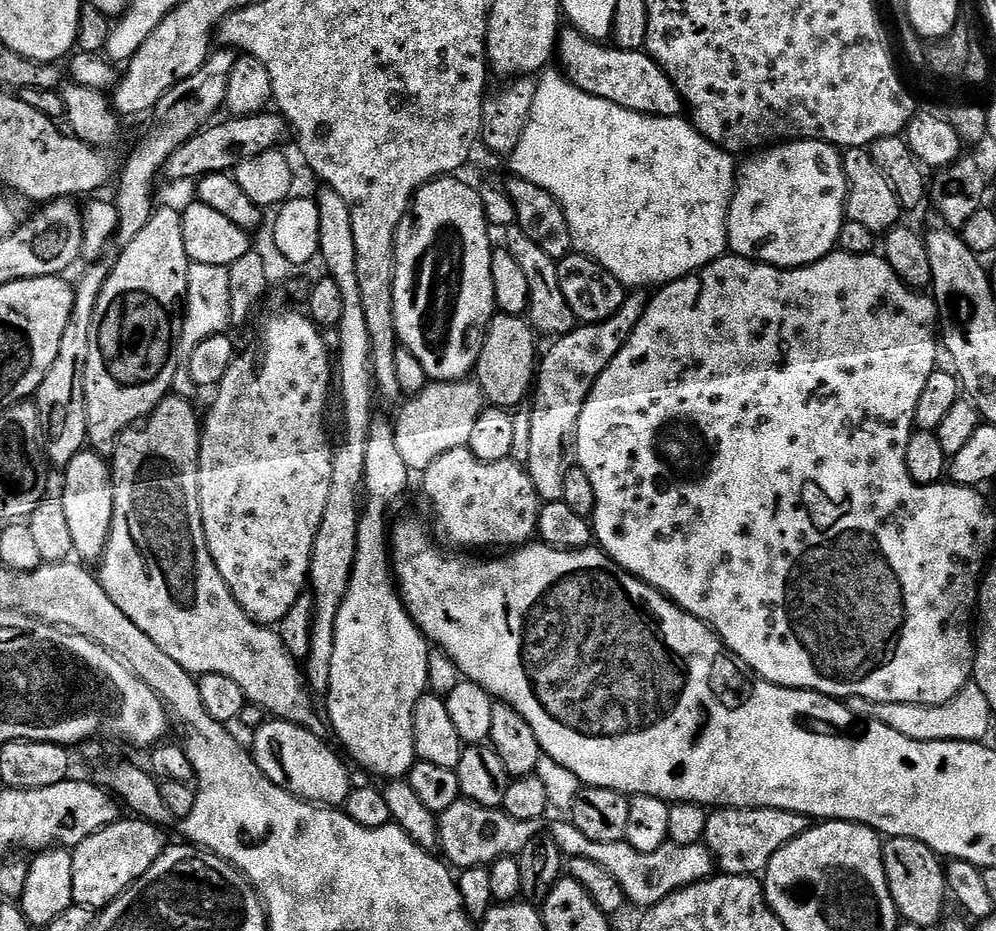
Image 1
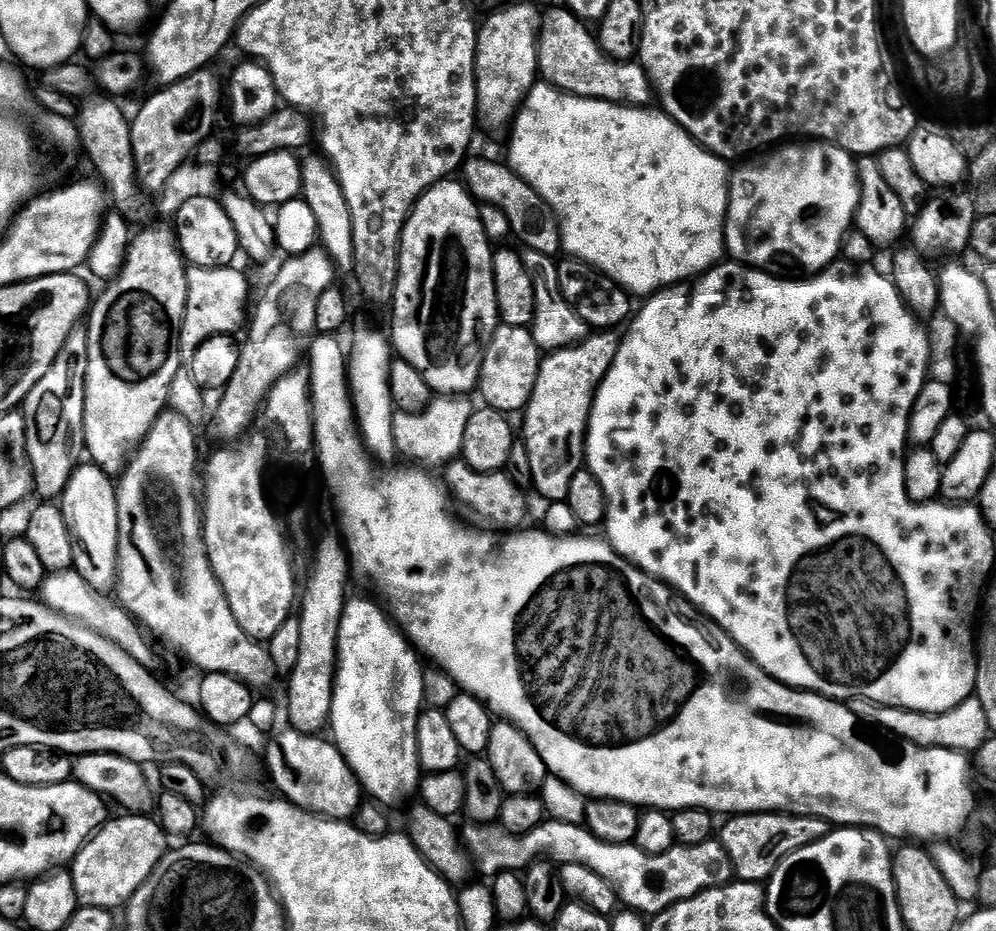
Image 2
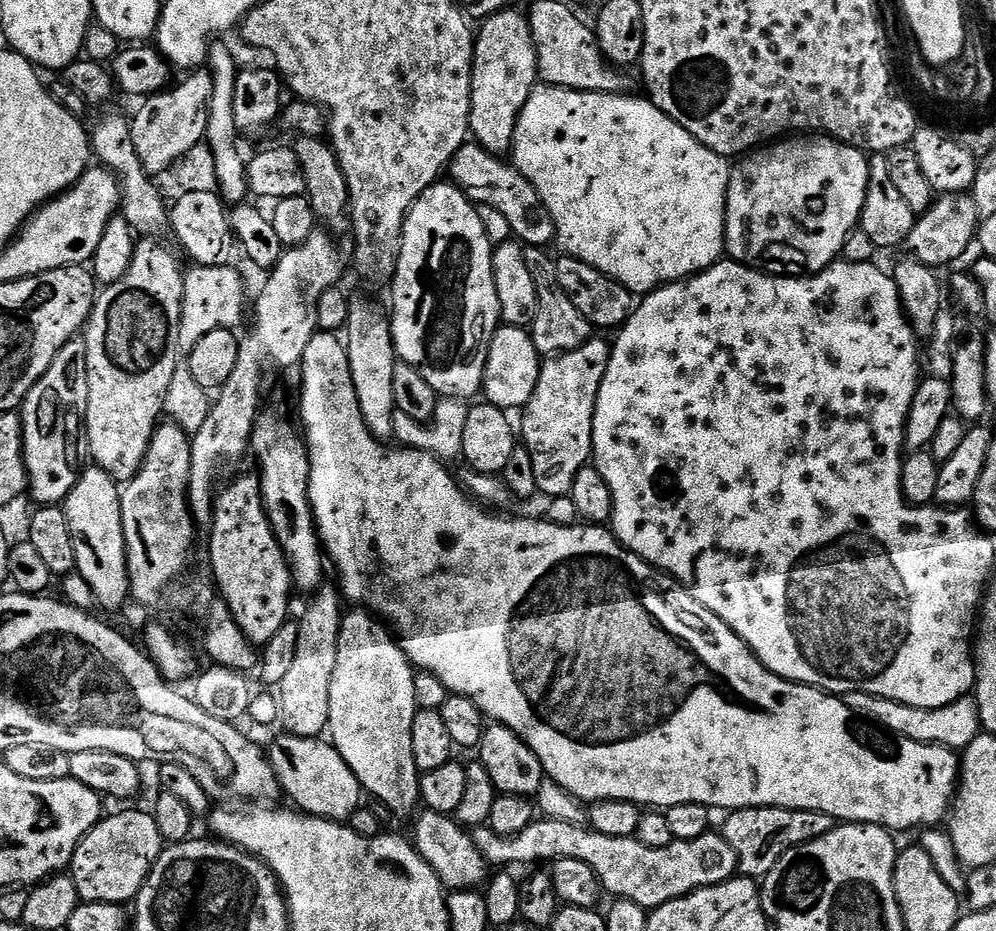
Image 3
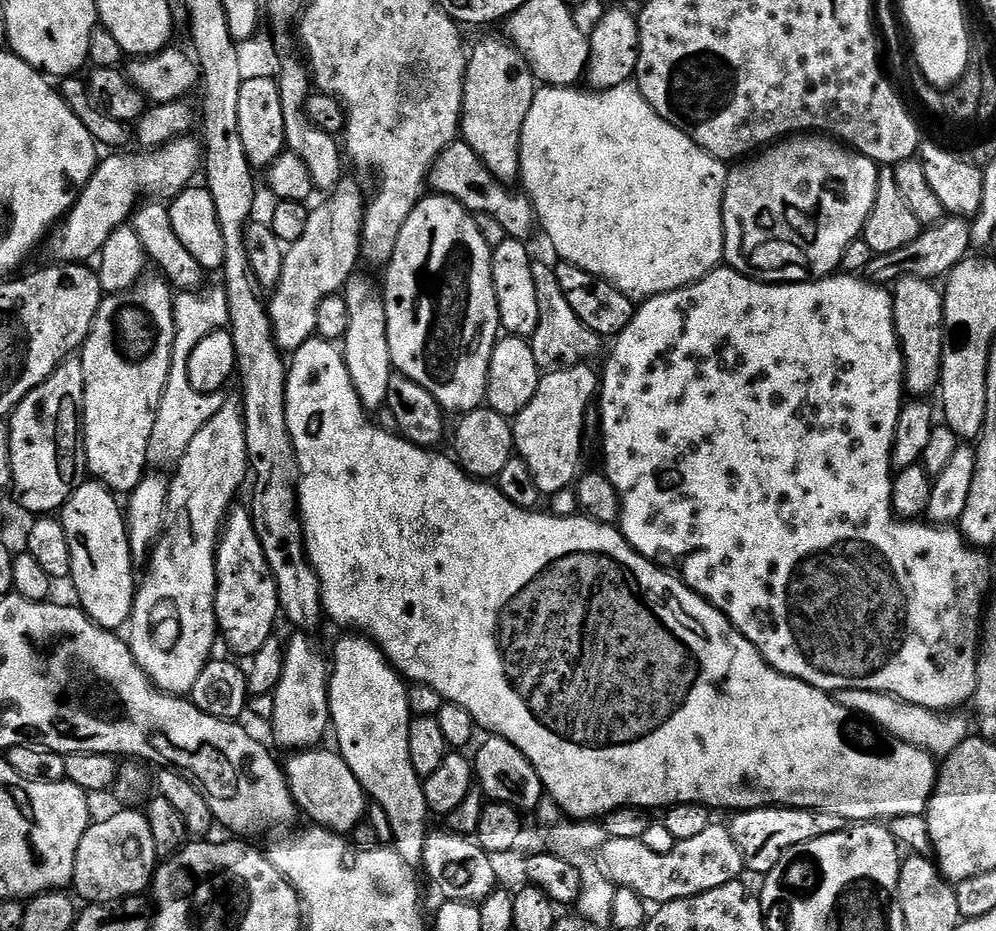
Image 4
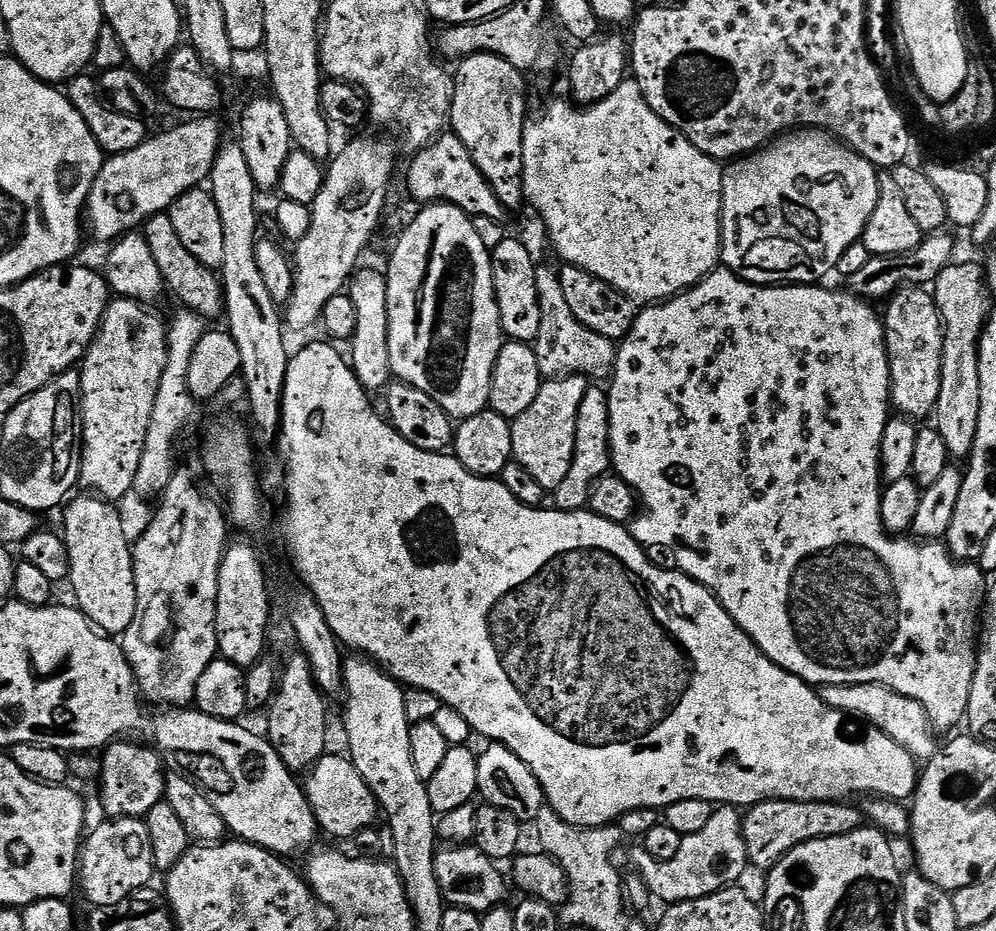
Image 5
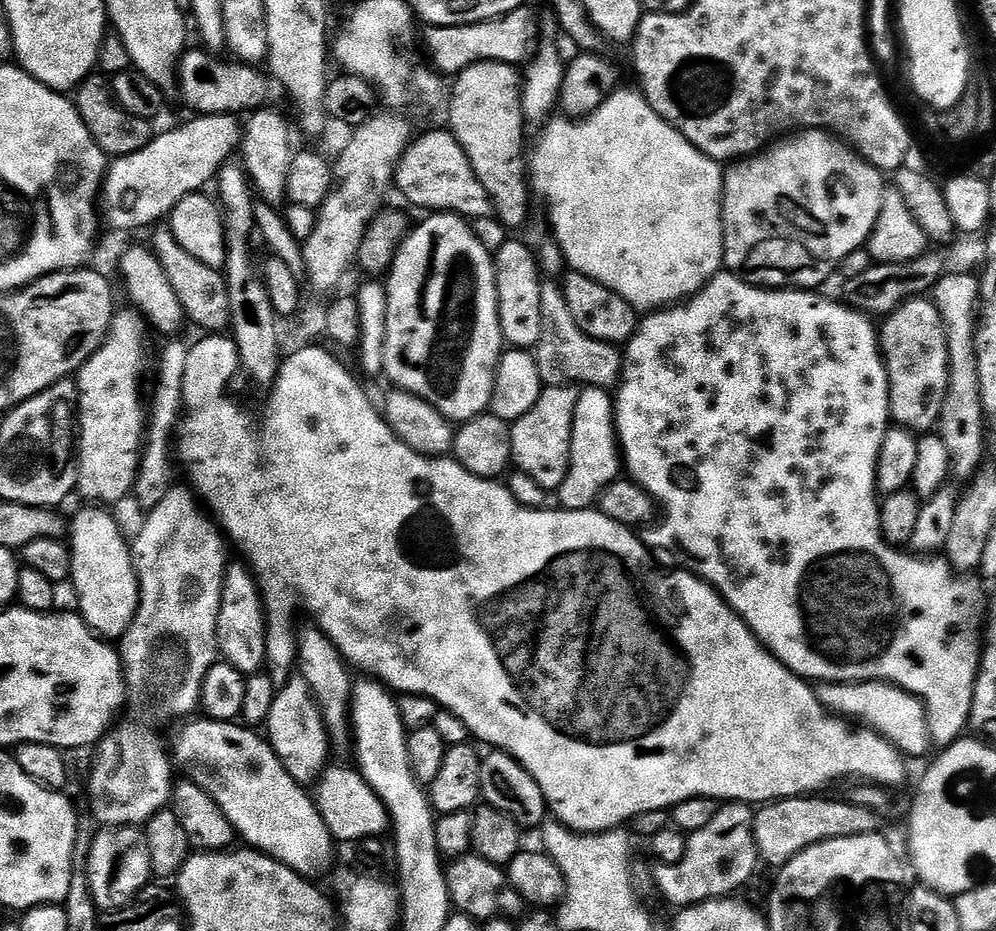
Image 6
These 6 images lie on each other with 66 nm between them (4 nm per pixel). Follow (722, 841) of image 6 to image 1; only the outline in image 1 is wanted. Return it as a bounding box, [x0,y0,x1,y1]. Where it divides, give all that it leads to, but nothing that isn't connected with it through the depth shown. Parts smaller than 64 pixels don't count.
[439,799,714,910]

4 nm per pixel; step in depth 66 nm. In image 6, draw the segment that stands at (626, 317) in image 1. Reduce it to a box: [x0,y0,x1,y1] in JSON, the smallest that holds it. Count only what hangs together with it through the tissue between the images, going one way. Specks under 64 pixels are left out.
[511,386,581,490]

